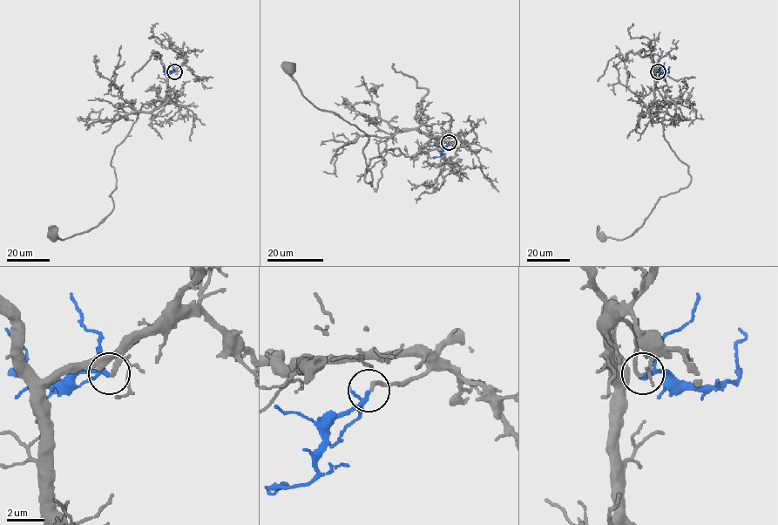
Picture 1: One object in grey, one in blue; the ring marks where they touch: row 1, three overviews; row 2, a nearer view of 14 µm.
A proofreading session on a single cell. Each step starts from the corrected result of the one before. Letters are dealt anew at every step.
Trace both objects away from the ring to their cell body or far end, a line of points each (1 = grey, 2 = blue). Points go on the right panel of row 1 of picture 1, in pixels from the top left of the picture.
1: (658, 71), (655, 65), (655, 88), (668, 104), (664, 138), (691, 181), (659, 198), (632, 235), (600, 235)
2: (658, 71), (668, 73), (669, 66)

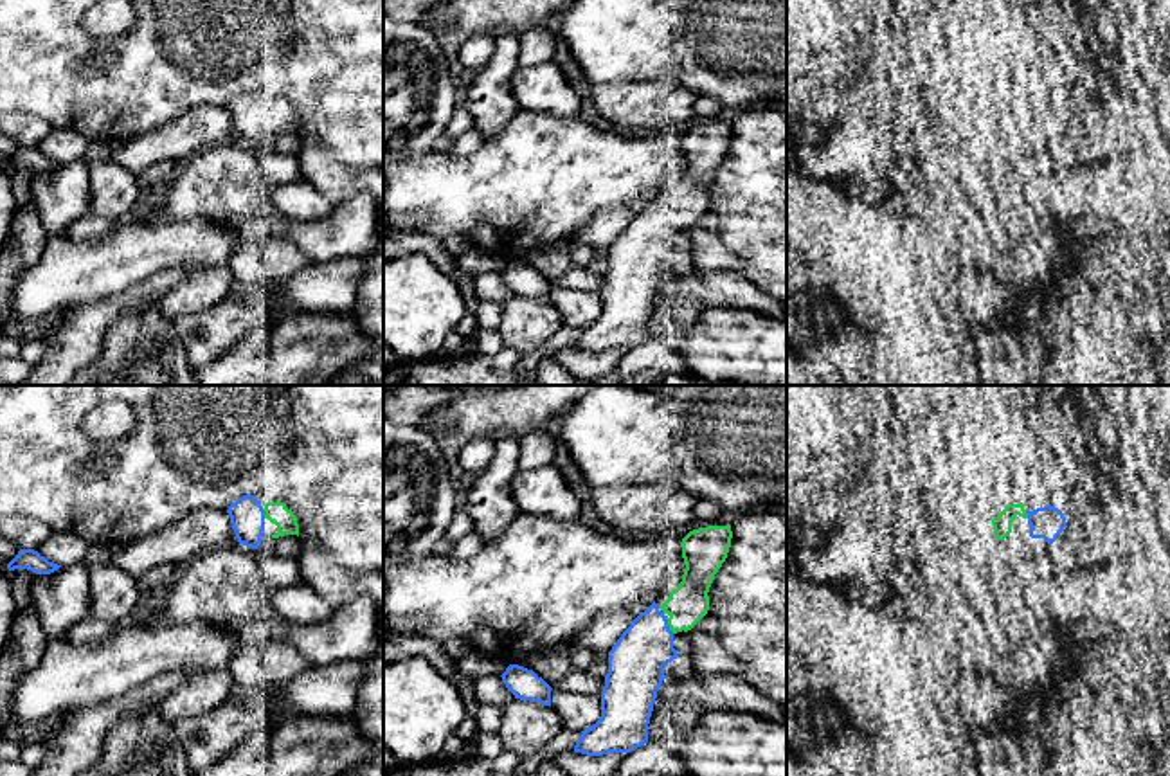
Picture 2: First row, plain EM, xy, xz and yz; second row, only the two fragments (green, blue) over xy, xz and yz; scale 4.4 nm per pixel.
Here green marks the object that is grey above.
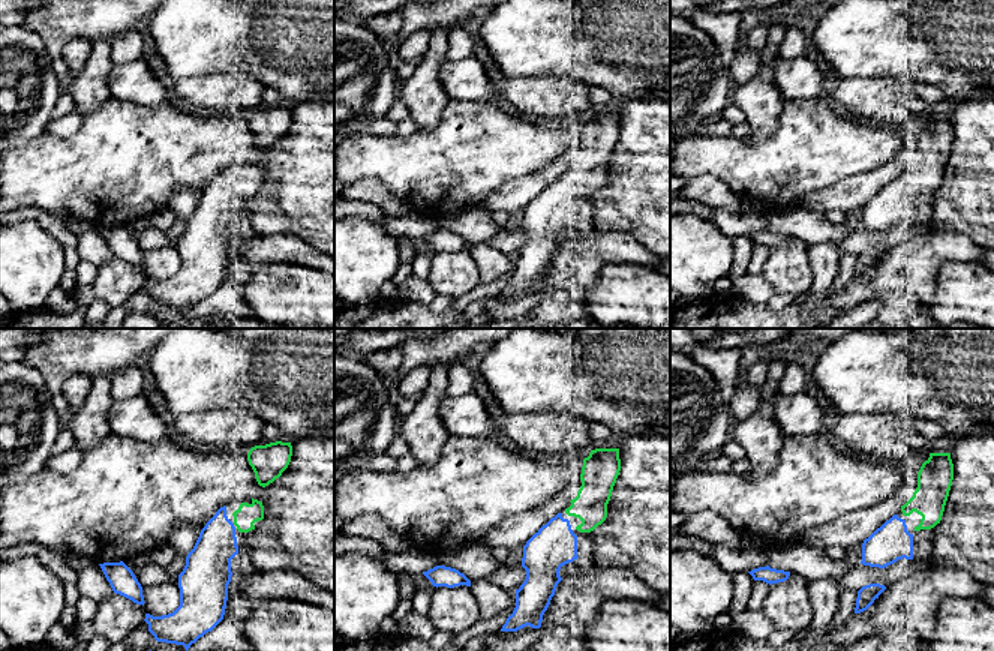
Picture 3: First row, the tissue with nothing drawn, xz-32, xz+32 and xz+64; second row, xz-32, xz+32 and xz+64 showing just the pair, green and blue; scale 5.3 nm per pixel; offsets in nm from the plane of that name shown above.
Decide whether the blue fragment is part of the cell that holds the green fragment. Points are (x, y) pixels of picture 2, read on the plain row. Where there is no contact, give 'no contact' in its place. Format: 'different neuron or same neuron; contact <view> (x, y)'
same neuron; contact xz (668, 222)

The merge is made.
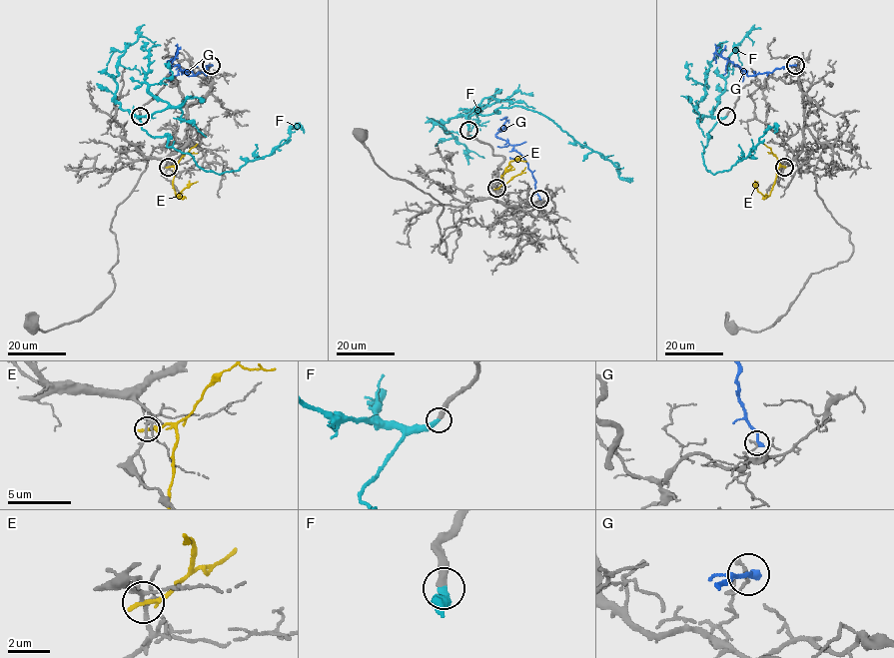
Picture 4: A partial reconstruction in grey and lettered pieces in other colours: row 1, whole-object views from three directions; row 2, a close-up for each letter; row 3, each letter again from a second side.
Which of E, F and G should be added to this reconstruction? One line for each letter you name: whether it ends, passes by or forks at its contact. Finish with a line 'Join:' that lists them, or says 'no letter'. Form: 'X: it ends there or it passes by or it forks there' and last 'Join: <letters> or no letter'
F: it ends there
Join: F

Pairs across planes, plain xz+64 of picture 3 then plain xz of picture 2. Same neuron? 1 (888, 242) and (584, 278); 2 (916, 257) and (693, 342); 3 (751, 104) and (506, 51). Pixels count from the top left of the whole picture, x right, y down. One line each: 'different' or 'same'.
1: same
2: different
3: same

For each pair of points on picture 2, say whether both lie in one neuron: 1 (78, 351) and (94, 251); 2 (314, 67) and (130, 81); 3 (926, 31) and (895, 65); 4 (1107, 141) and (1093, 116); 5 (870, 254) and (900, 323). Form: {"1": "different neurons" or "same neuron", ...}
{"1": "different neurons", "2": "same neuron", "3": "different neurons", "4": "same neuron", "5": "same neuron"}

